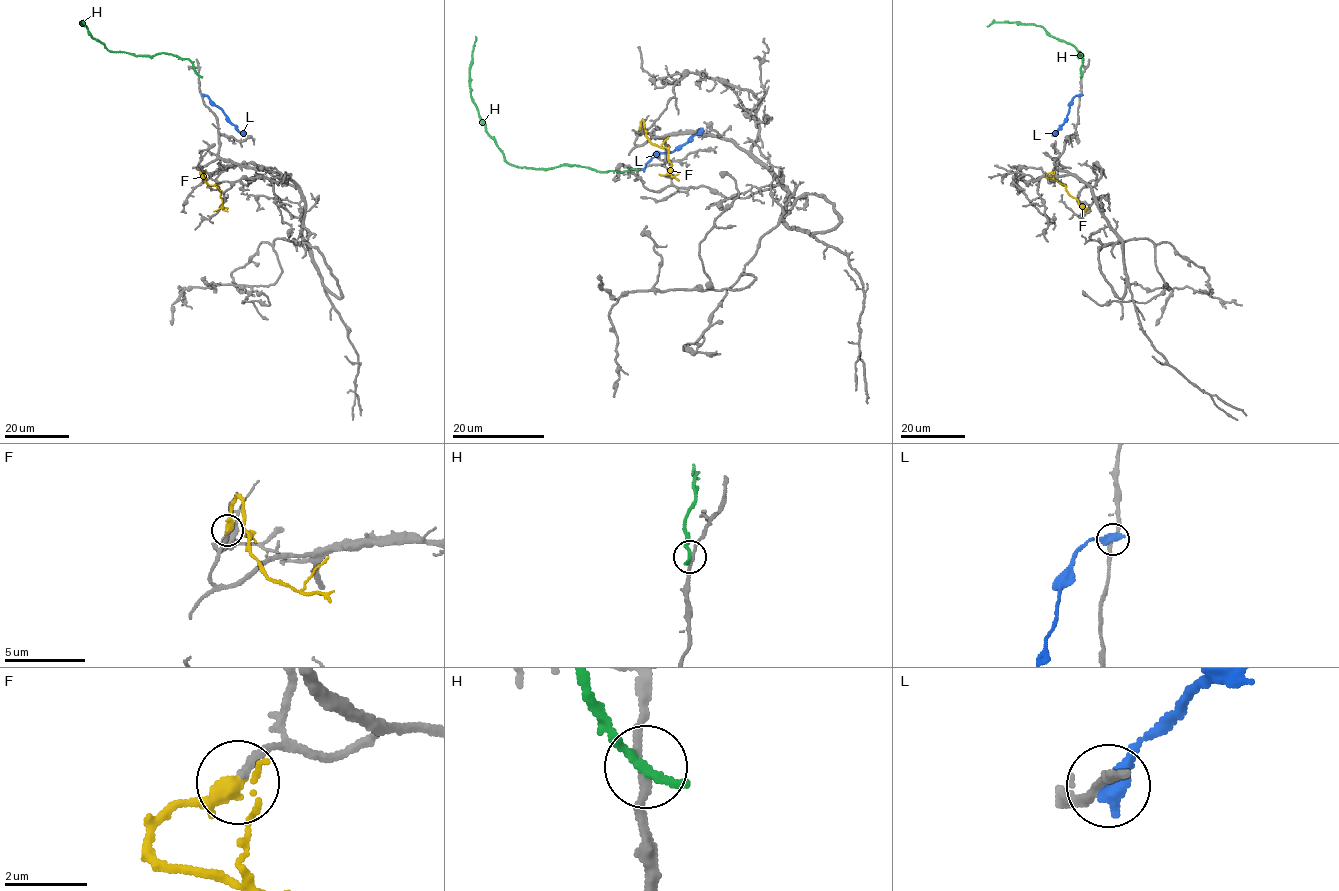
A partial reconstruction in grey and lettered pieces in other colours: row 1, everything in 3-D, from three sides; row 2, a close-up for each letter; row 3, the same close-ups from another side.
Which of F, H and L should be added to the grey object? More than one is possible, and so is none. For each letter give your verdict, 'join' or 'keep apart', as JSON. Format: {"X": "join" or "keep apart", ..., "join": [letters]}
{"F": "join", "H": "keep apart", "L": "keep apart", "join": ["F"]}

